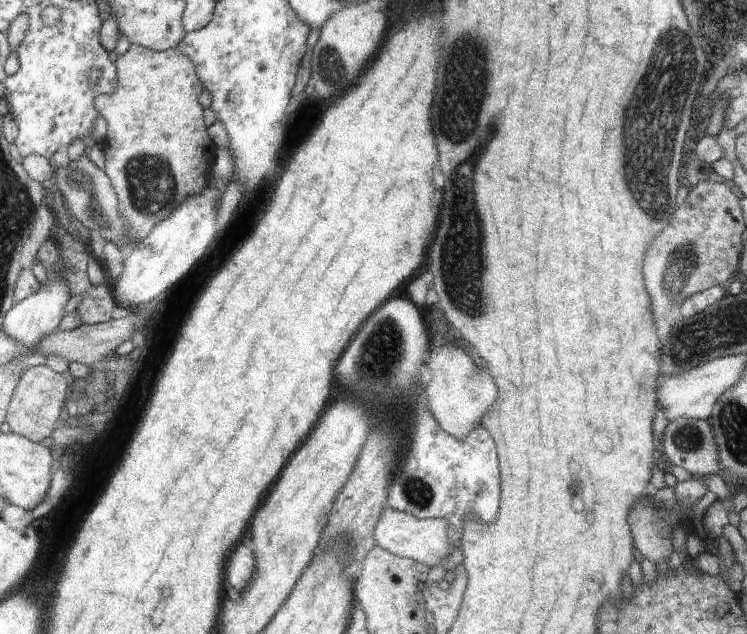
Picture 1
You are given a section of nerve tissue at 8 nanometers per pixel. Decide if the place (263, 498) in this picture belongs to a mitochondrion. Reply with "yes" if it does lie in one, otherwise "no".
no

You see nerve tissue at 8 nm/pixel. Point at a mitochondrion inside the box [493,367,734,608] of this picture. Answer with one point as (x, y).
(689, 438)

